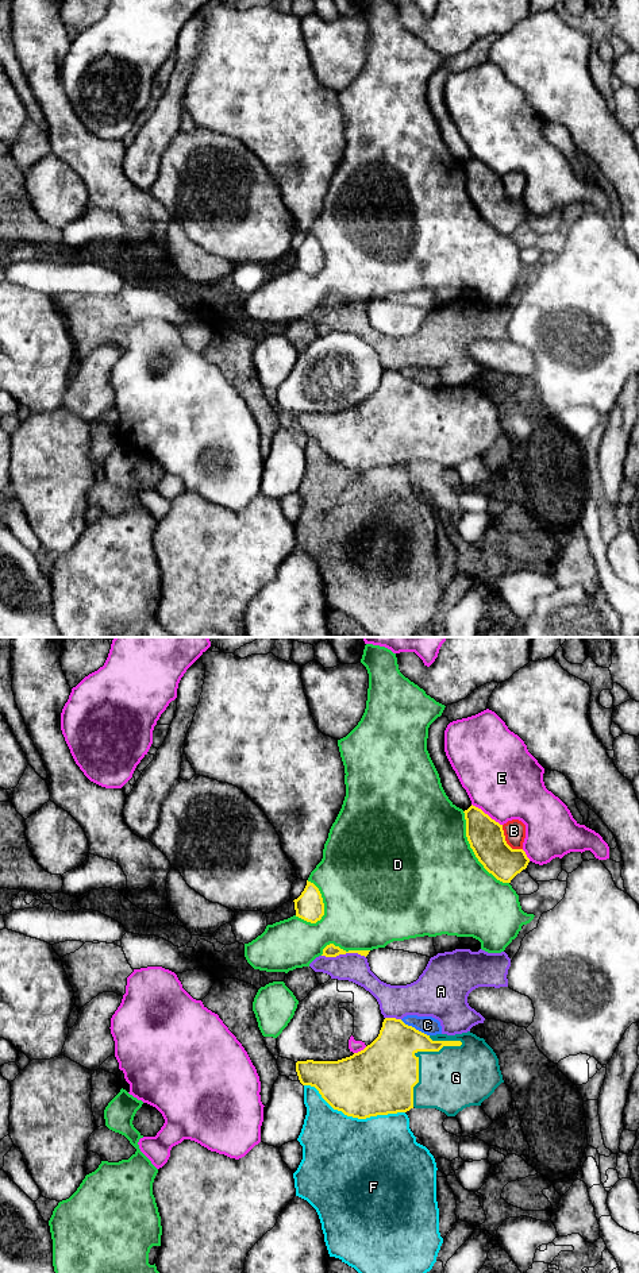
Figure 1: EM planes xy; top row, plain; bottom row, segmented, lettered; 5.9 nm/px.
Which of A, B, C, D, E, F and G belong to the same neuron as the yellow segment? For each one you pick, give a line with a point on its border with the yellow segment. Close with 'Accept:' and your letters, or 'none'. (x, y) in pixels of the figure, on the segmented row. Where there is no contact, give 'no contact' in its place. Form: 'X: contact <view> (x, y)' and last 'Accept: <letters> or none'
G: contact xy (415, 1056)
Accept: G

